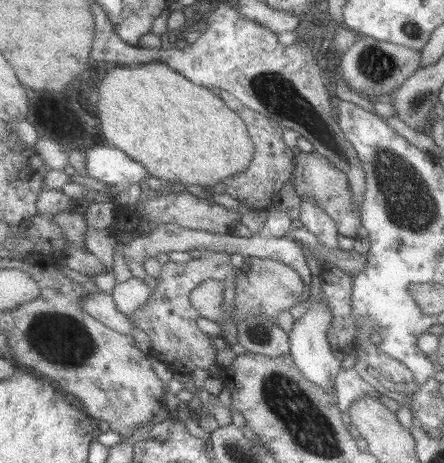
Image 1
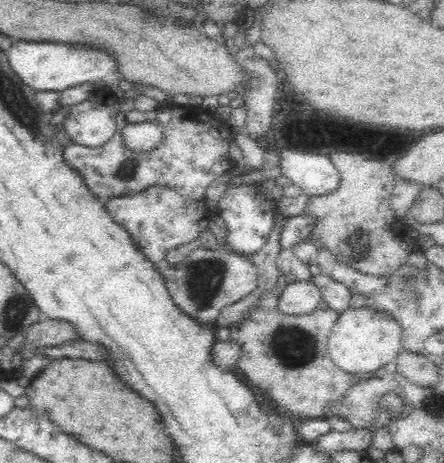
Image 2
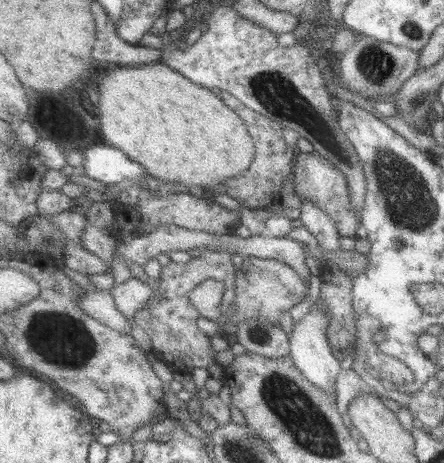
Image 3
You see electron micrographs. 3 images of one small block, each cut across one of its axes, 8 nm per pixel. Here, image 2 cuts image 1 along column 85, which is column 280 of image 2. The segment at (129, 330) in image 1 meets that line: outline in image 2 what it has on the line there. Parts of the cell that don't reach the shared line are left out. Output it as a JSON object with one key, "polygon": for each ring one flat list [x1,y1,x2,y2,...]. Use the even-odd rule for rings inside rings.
{"polygon":[[296,280,288,284,280,296,280,310,284,314,306,314,316,310,322,302,322,292,312,280]]}

